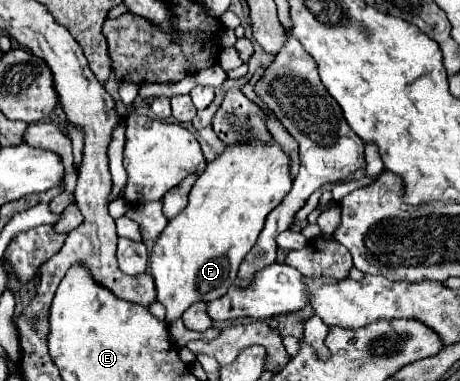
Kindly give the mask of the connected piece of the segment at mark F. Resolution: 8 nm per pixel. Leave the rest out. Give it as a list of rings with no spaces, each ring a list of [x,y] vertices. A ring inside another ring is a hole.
[[[271,139],[269,143],[265,143],[265,141],[257,141],[257,143],[255,143],[255,141],[245,141],[245,143],[237,143],[237,145],[227,145],[227,149],[225,149],[221,155],[217,155],[215,161],[207,163],[205,171],[199,175],[197,183],[193,185],[193,189],[191,189],[191,193],[189,193],[189,203],[187,203],[187,207],[185,207],[177,217],[173,217],[173,219],[167,223],[167,227],[161,231],[159,239],[155,241],[153,251],[151,251],[151,257],[149,257],[149,259],[151,259],[151,275],[153,275],[153,281],[155,281],[155,287],[157,287],[157,301],[167,309],[167,317],[165,317],[167,323],[179,319],[179,317],[183,315],[183,311],[189,309],[189,305],[193,305],[193,303],[197,303],[197,301],[209,303],[209,301],[213,301],[213,299],[217,299],[217,297],[223,297],[223,295],[227,293],[229,285],[231,285],[233,279],[237,277],[237,269],[239,269],[243,257],[245,257],[245,255],[251,251],[251,247],[255,245],[255,241],[257,241],[257,237],[259,237],[259,233],[261,233],[261,229],[263,229],[265,217],[283,201],[283,197],[291,191],[291,185],[293,185],[291,159],[285,155],[285,151],[281,149],[281,145],[279,145],[275,139]]]

